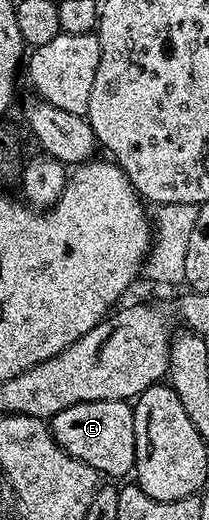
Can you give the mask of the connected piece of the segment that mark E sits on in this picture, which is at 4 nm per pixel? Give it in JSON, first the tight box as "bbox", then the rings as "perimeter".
{"bbox":[48,399,136,479],"perimeter":[[[125,399],[120,401],[84,401],[80,405],[72,405],[68,409],[60,409],[60,413],[56,413],[48,421],[48,426],[52,437],[56,441],[56,445],[60,445],[60,449],[64,453],[68,453],[72,457],[76,457],[76,461],[81,463],[87,463],[88,466],[97,471],[99,476],[106,477],[106,475],[111,475],[112,478],[118,479],[121,475],[129,476],[134,470],[134,462],[136,461],[136,429],[134,428],[134,408]]]}

